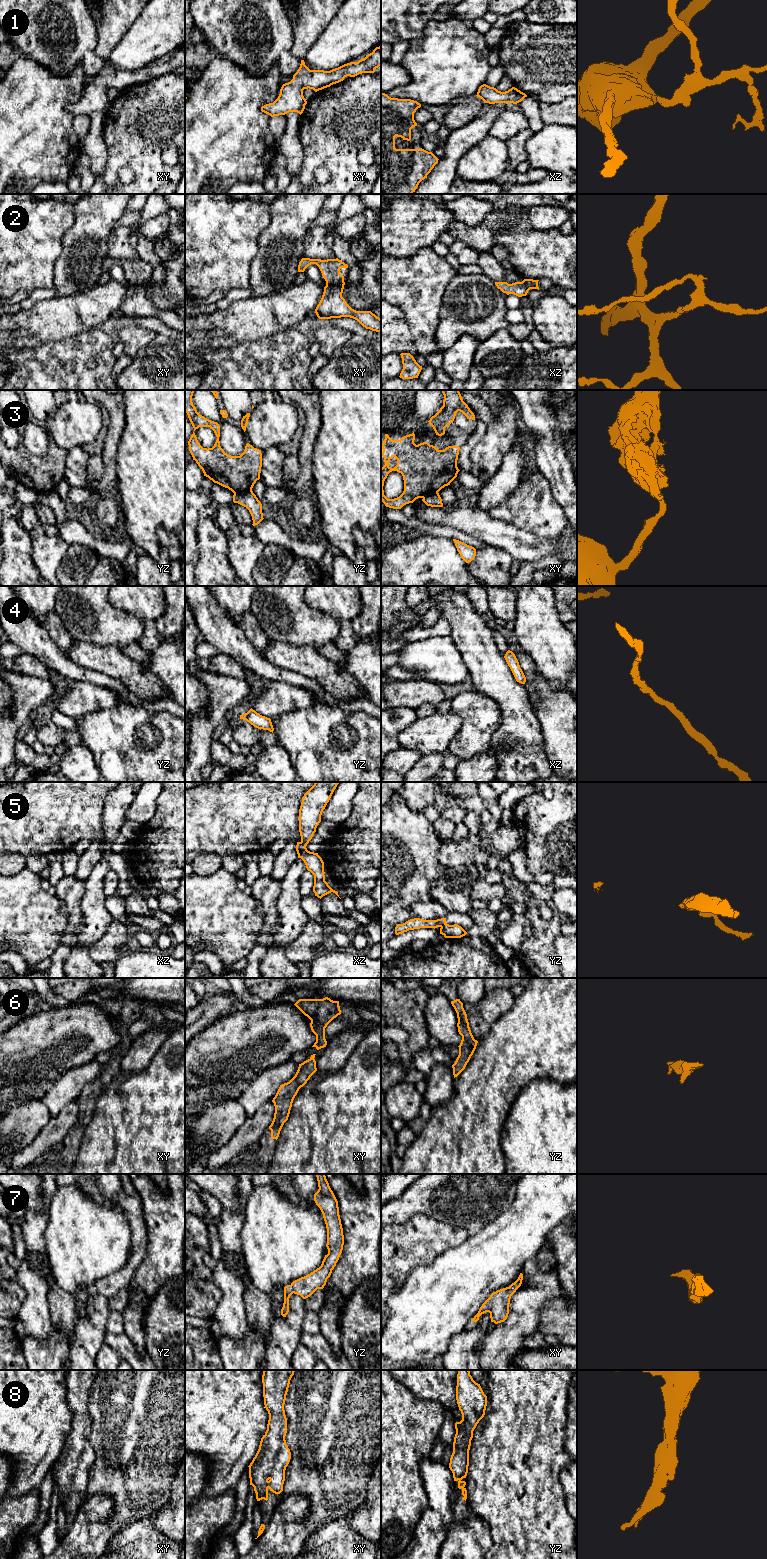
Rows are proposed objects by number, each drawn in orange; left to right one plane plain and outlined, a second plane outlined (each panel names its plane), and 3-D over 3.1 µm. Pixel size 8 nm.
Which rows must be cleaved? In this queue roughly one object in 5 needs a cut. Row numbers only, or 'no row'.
3, 5

